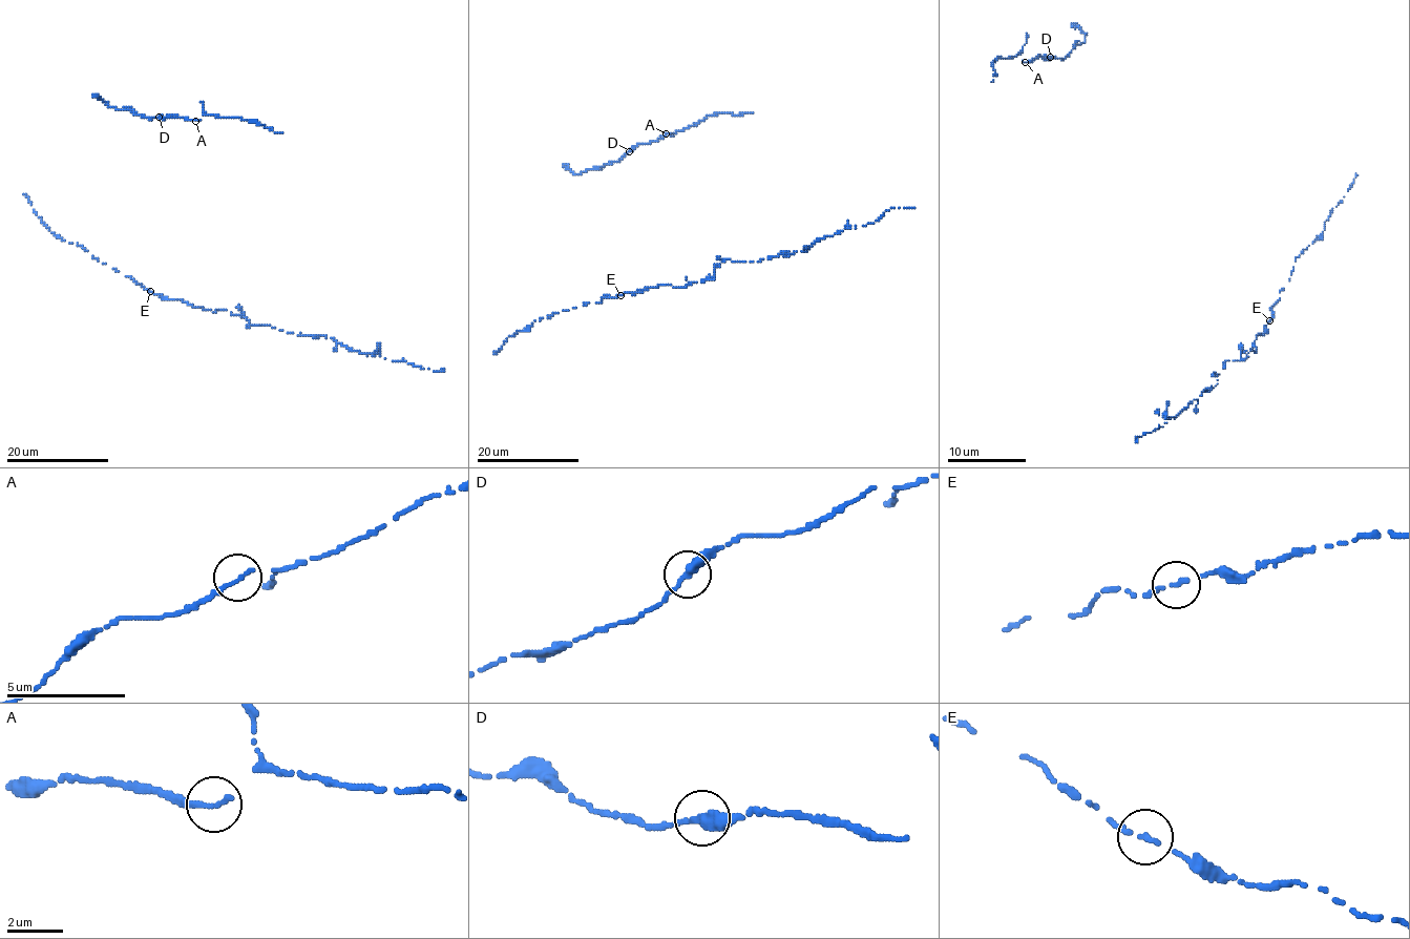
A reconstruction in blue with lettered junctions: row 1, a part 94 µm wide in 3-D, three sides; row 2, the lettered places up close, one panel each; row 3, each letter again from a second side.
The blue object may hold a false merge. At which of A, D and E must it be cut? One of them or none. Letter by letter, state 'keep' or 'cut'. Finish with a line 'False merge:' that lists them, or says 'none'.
A: keep
D: keep
E: keep
False merge: none

